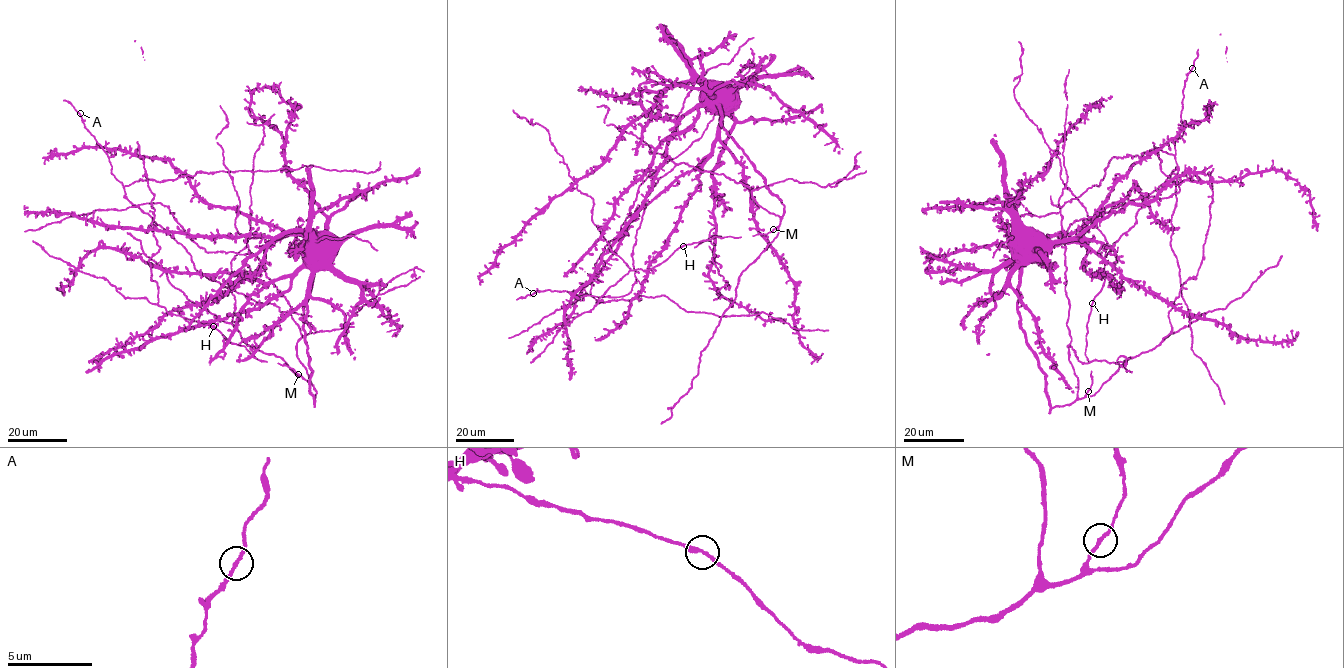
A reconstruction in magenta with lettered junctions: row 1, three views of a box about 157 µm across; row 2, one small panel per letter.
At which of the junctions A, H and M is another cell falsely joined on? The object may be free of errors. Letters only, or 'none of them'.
none of them

